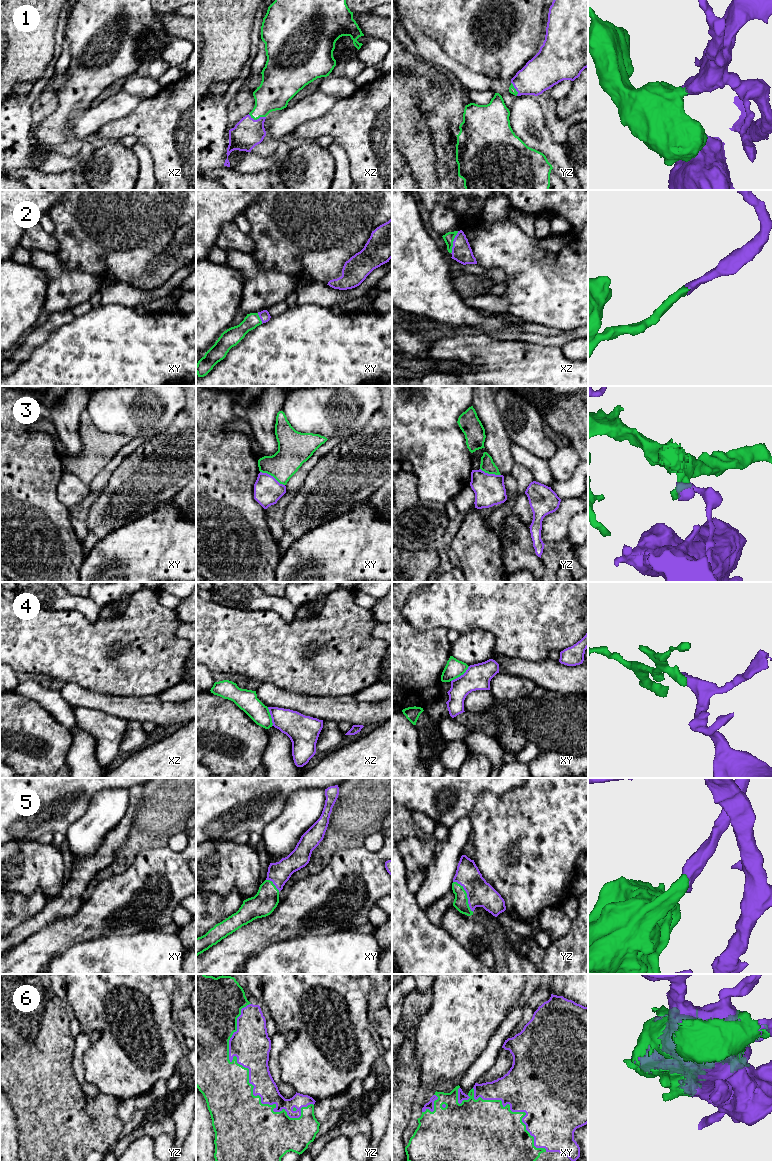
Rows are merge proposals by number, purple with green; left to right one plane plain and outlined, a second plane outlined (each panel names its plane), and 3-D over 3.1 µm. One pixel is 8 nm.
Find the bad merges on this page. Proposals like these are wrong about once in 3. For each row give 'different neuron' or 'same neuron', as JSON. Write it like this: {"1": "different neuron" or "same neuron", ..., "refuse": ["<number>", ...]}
{"1": "same neuron", "2": "same neuron", "3": "different neuron", "4": "different neuron", "5": "same neuron", "6": "same neuron", "refuse": ["3", "4"]}

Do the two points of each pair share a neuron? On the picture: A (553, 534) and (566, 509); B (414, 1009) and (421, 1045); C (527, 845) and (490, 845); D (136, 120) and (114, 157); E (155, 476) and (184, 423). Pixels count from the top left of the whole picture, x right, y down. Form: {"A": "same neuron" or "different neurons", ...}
{"A": "same neuron", "B": "different neurons", "C": "same neuron", "D": "different neurons", "E": "same neuron"}

